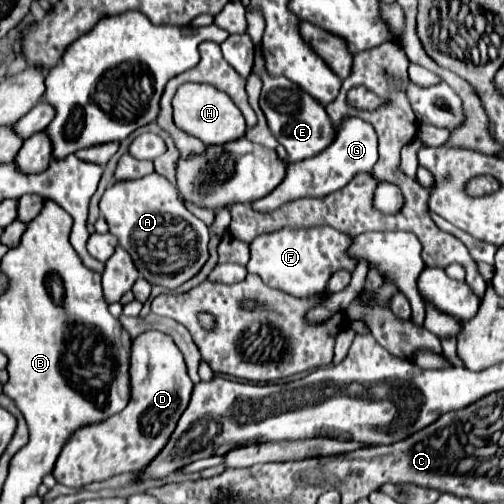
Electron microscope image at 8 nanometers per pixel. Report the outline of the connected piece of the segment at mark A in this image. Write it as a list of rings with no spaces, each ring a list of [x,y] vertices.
[[[149,174],[139,180],[115,182],[101,198],[101,214],[109,224],[109,232],[129,252],[139,274],[149,282],[175,290],[193,276],[187,270],[201,270],[209,258],[209,228],[191,214],[177,196],[175,186],[159,176]]]

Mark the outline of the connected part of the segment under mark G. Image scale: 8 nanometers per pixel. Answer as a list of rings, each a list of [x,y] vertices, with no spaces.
[[[347,116],[341,120],[339,134],[327,150],[323,150],[321,154],[317,154],[313,158],[289,164],[287,176],[281,182],[281,186],[275,188],[269,196],[253,202],[253,208],[261,210],[261,212],[271,212],[271,210],[279,208],[279,204],[285,204],[285,202],[295,200],[295,198],[327,196],[327,194],[343,188],[347,182],[351,182],[351,178],[355,174],[369,172],[375,162],[377,162],[377,134],[375,134],[375,130],[365,120],[355,118],[355,116]]]

